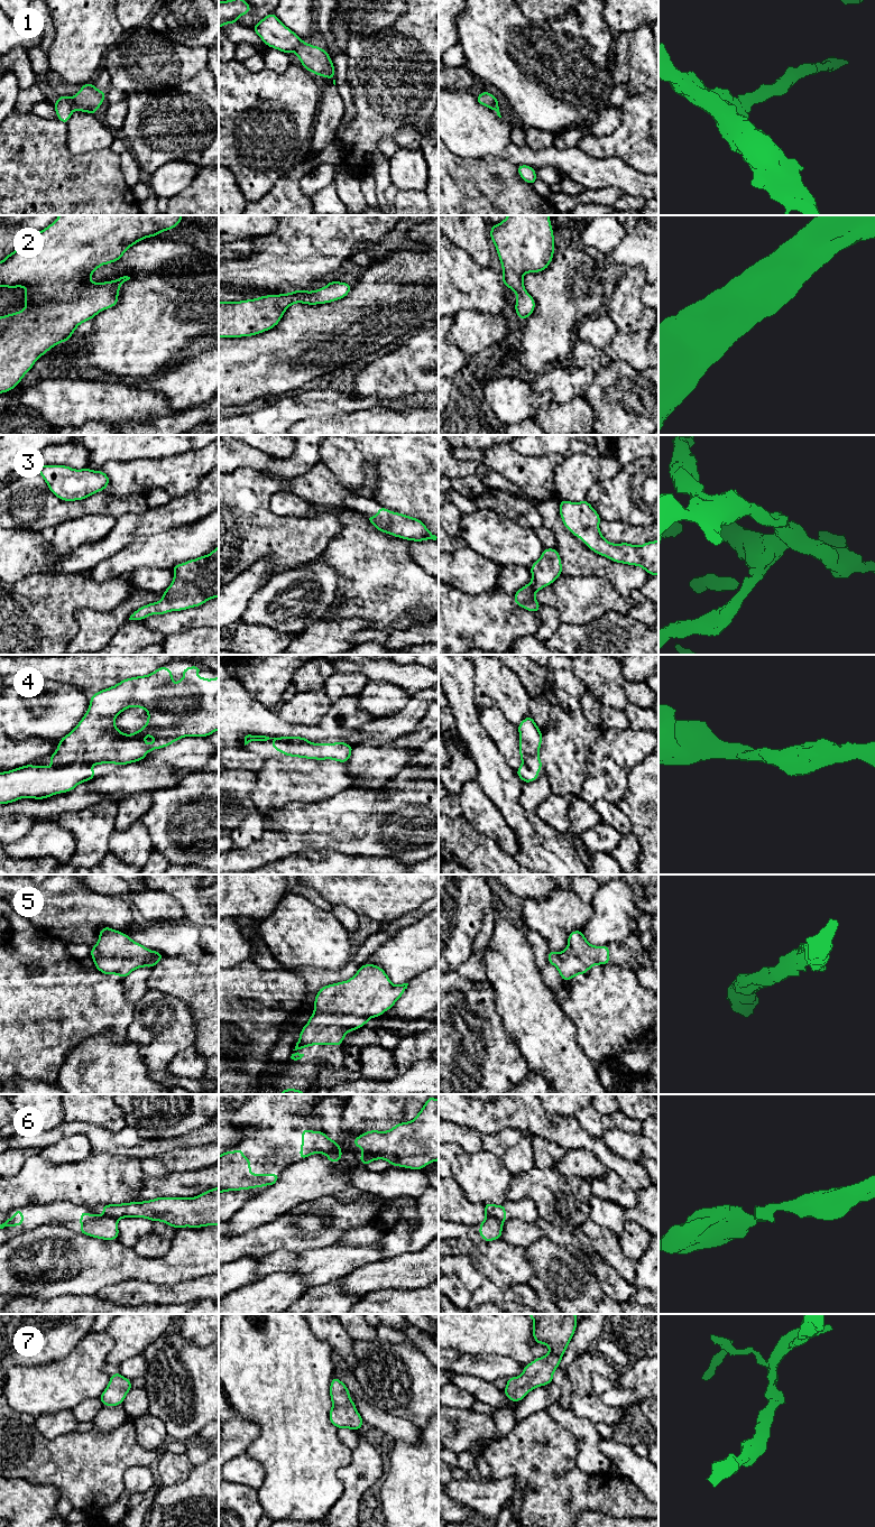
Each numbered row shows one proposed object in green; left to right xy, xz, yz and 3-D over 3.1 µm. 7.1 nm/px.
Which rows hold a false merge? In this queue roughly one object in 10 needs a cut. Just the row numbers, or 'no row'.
6

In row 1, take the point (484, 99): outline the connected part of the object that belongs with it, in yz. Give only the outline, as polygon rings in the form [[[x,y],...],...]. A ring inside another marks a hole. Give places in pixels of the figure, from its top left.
[[[482,91],[481,94],[476,96],[476,100],[479,104],[490,108],[491,110],[497,112],[497,115],[501,118],[500,112],[499,112],[499,103],[496,99],[495,95],[487,91]]]

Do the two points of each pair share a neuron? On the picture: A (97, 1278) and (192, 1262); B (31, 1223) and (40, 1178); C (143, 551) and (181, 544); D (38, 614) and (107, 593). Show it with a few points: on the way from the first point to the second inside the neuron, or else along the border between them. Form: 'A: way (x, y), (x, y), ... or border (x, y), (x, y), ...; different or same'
A: way (120, 1268), (168, 1268); same
B: border (48, 1203), (37, 1203), (30, 1206); different
C: way (152, 551), (164, 551), (172, 547); same
D: way (55, 598), (64, 593), (90, 593); same

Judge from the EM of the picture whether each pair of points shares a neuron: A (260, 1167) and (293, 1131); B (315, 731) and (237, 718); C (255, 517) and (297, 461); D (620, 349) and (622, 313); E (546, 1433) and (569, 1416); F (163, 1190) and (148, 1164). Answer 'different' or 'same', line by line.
A: same
B: same
C: different
D: different
E: different
F: different

